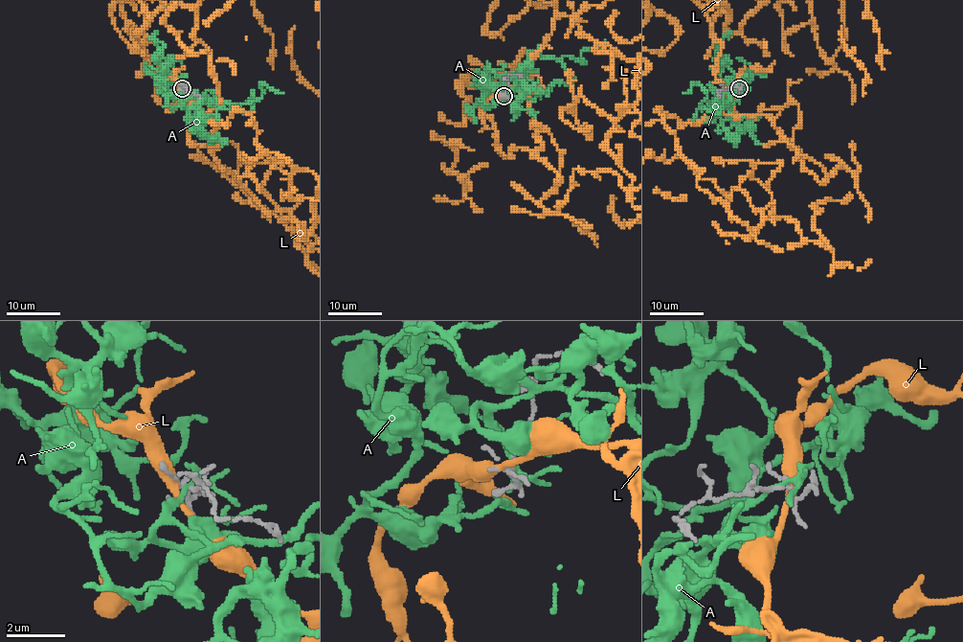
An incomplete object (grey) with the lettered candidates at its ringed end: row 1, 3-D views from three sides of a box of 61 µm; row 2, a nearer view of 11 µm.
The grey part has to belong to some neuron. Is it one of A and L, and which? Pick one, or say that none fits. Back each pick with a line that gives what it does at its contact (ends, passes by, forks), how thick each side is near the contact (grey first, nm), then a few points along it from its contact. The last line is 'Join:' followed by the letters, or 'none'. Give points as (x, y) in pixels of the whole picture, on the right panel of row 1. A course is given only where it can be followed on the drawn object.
Join: none

